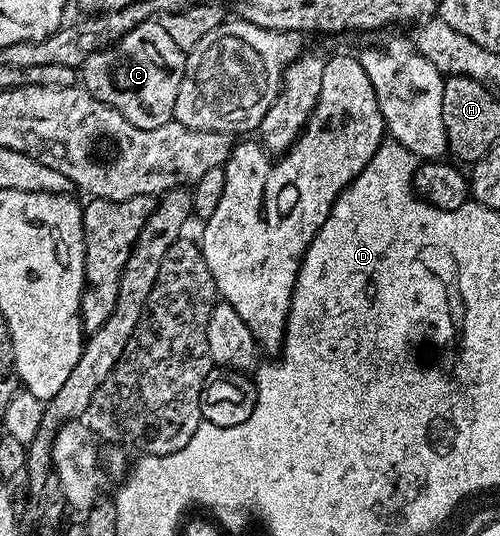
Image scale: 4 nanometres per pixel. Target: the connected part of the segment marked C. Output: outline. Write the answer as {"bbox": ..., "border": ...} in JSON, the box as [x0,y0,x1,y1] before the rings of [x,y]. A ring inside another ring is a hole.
{"bbox":[82,19,185,129],"border":[[[149,19],[138,23],[138,27],[134,27],[126,35],[122,35],[119,41],[113,41],[111,45],[105,45],[103,49],[99,49],[97,53],[90,54],[82,66],[82,85],[88,90],[90,95],[94,95],[94,99],[98,99],[102,103],[106,103],[114,111],[118,111],[130,123],[134,123],[134,127],[139,129],[153,129],[154,127],[162,127],[168,121],[173,120],[172,112],[174,111],[174,99],[178,99],[178,87],[182,87],[182,79],[184,78],[184,58],[185,50],[178,47],[178,43],[174,43],[174,39],[170,39],[170,35],[166,35],[166,27],[163,23],[156,19]]]}

